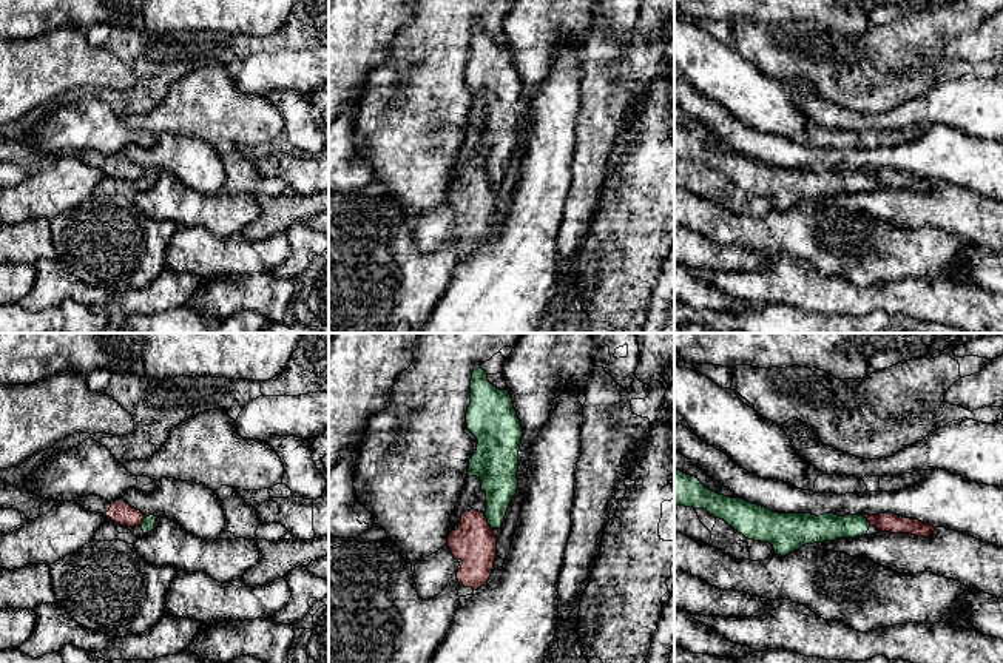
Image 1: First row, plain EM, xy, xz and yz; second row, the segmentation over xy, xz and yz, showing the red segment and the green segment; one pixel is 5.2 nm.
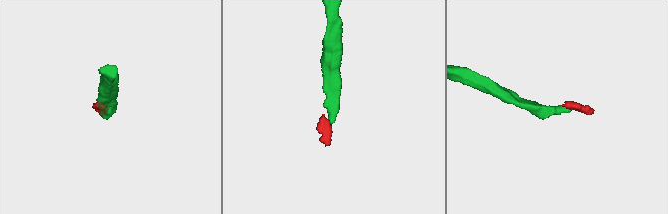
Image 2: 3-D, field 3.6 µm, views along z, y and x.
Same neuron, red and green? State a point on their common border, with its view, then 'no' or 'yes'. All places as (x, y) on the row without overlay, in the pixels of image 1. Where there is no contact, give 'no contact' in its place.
contact xz (486, 176); no

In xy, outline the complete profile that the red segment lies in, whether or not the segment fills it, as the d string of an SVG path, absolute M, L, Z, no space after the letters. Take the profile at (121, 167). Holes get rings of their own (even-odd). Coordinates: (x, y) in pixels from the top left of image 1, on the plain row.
M88 150L80 153L79 157L85 165L110 171L120 180L136 182L140 180L145 173L140 165L131 162L123 154L117 154L116 157L110 159L106 154L97 150Z

